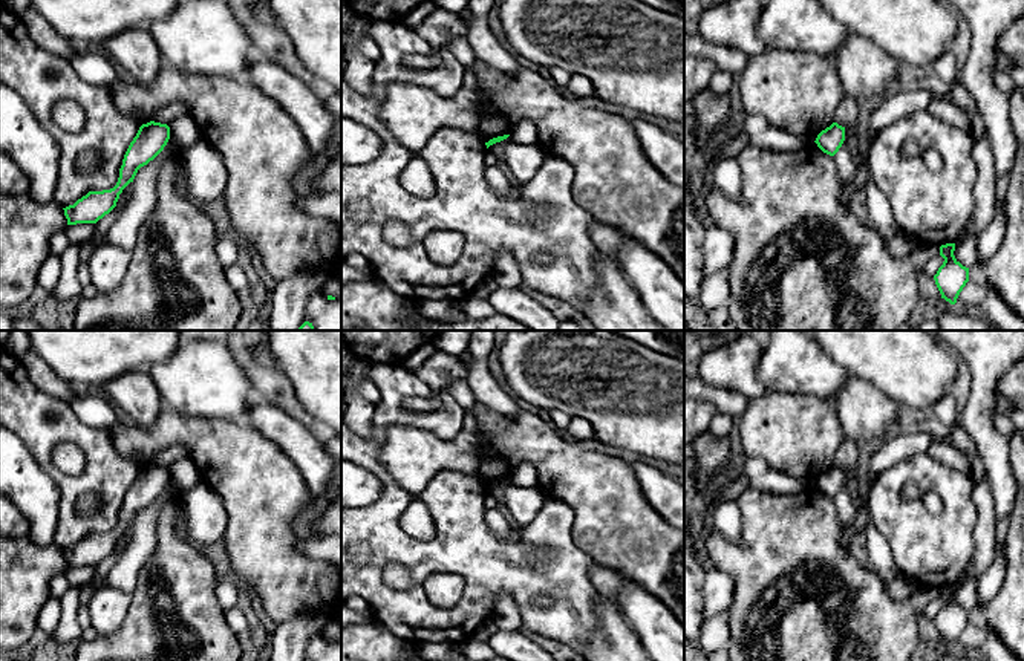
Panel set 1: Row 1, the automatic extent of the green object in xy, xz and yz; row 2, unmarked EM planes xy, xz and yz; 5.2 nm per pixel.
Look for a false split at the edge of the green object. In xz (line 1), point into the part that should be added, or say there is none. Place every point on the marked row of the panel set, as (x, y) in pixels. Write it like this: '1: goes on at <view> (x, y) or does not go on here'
1: does not go on here

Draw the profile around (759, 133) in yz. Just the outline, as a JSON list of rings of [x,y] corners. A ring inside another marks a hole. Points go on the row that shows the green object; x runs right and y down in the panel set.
[[[747,115],[742,125],[742,133],[748,144],[773,151],[797,151],[811,145],[811,139],[794,135],[791,132],[776,129],[759,115]]]

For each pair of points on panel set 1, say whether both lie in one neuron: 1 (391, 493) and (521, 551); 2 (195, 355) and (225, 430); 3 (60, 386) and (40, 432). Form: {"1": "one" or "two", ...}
{"1": "one", "2": "two", "3": "two"}

